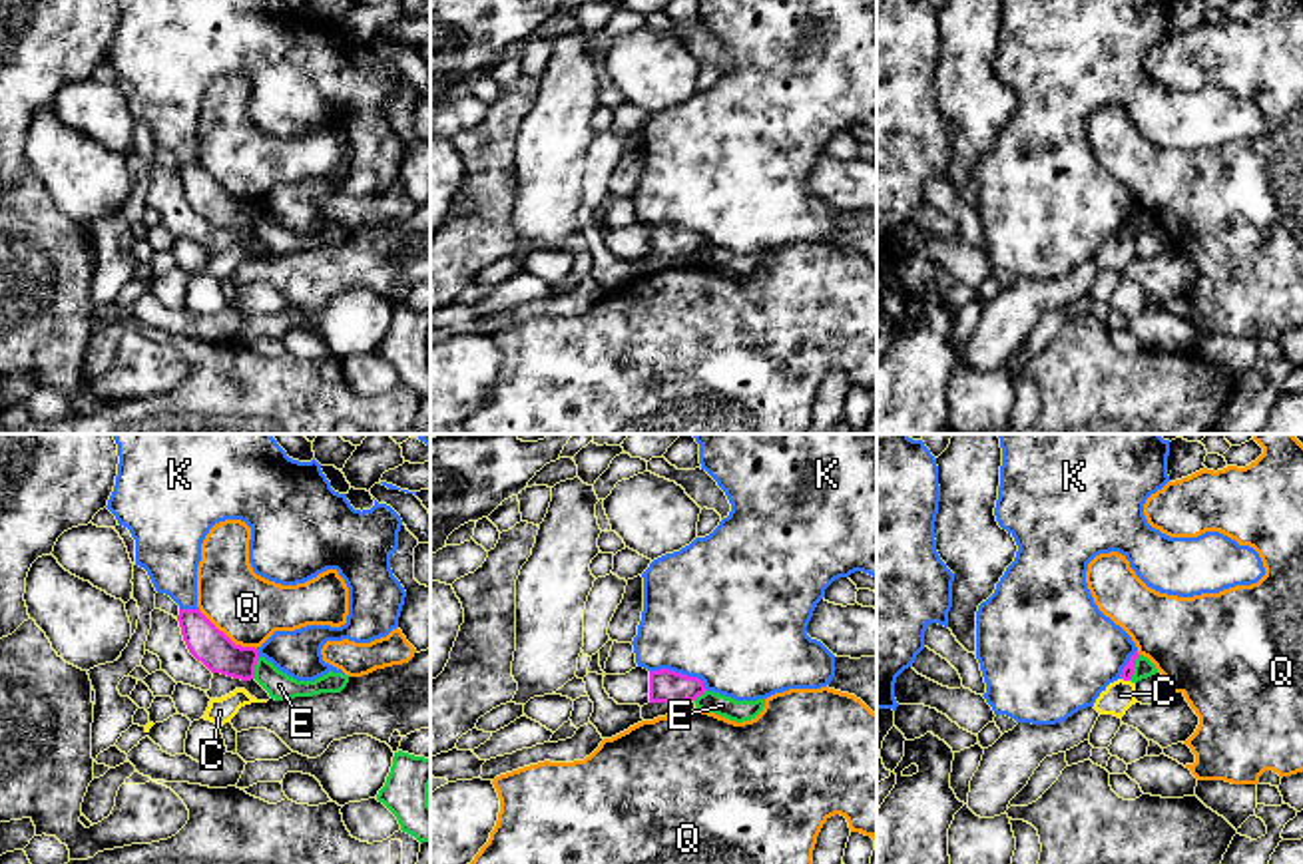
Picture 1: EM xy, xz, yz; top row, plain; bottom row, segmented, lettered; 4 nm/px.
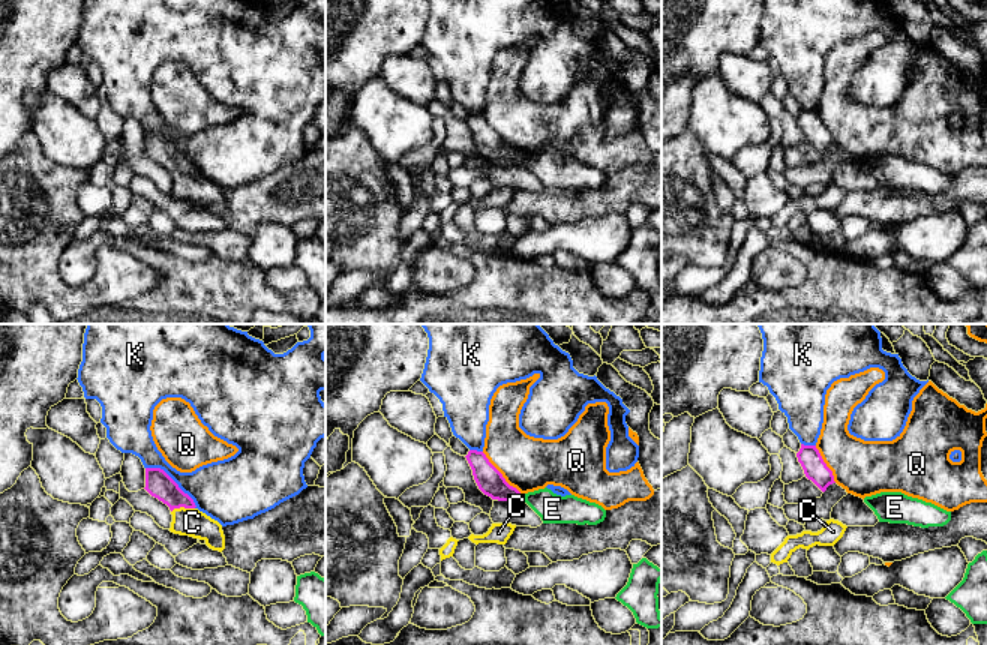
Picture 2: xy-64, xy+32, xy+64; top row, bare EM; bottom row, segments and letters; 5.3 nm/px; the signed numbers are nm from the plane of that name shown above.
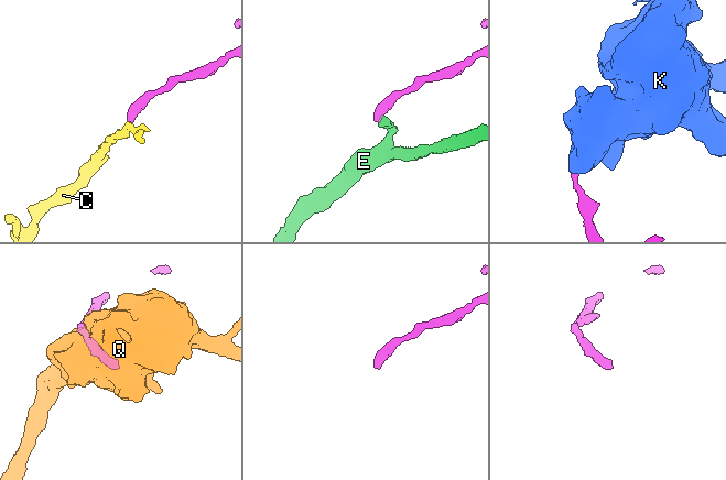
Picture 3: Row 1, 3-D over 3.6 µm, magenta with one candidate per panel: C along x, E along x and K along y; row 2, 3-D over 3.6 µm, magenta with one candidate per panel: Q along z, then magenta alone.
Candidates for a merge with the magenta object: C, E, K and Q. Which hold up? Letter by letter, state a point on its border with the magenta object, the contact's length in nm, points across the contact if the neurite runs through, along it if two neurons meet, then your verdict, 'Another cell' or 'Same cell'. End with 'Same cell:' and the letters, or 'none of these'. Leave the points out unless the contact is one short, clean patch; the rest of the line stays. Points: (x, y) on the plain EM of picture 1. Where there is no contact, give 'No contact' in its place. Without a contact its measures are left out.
C: Touches magenta at yz (1126, 233). Shared border 40 nm. Path across: yz (1126, 227), (1126, 233), (1120, 249). Same cell
E: Touches magenta at yz (1132, 221). Shared border 110 nm. Boundary: yz (1140, 210), (1130, 233). Another cell
K: Touches magenta at xz (680, 227). Shared border 260 nm. Another cell
Q: Touches magenta at xy (226, 190). Shared border 280 nm. Another cell
Same cell: C

